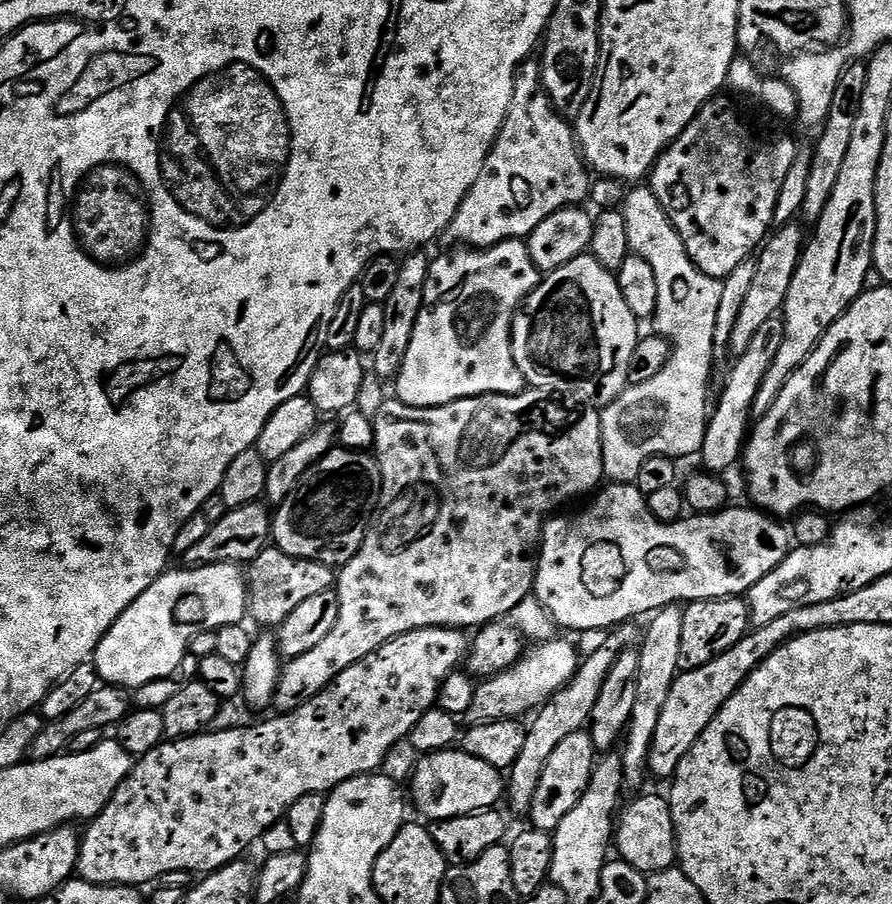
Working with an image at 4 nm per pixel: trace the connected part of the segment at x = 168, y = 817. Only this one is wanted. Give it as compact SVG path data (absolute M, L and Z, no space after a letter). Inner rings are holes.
M419 628L410 630L398 638L388 640L377 652L371 652L366 658L362 658L354 666L347 668L326 690L319 692L310 702L306 702L301 708L295 708L292 712L273 715L273 720L264 720L257 728L239 726L220 731L205 730L199 736L181 736L169 739L160 744L150 754L139 757L133 763L132 773L118 786L118 790L110 798L108 805L96 815L83 829L80 841L80 857L76 863L76 872L79 879L88 880L91 884L130 884L133 886L145 886L151 882L159 881L162 874L171 872L190 872L193 874L211 874L227 864L239 861L240 856L252 843L259 841L270 826L281 823L287 817L290 806L298 802L306 794L319 792L327 794L337 788L342 782L346 782L355 776L366 776L383 769L386 750L394 746L394 742L408 739L408 735L418 724L418 718L426 714L436 703L436 695L440 684L451 672L457 671L465 659L470 647L470 640L459 628Z

